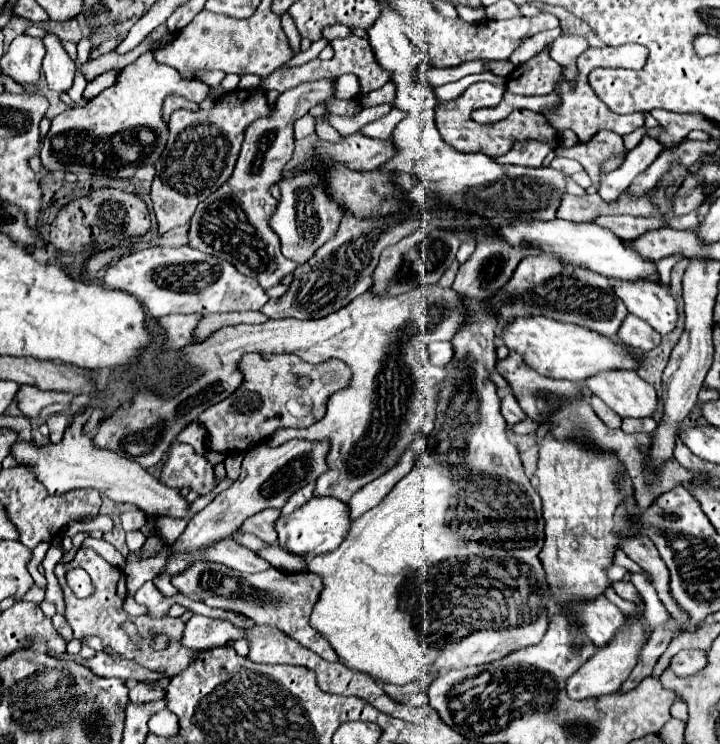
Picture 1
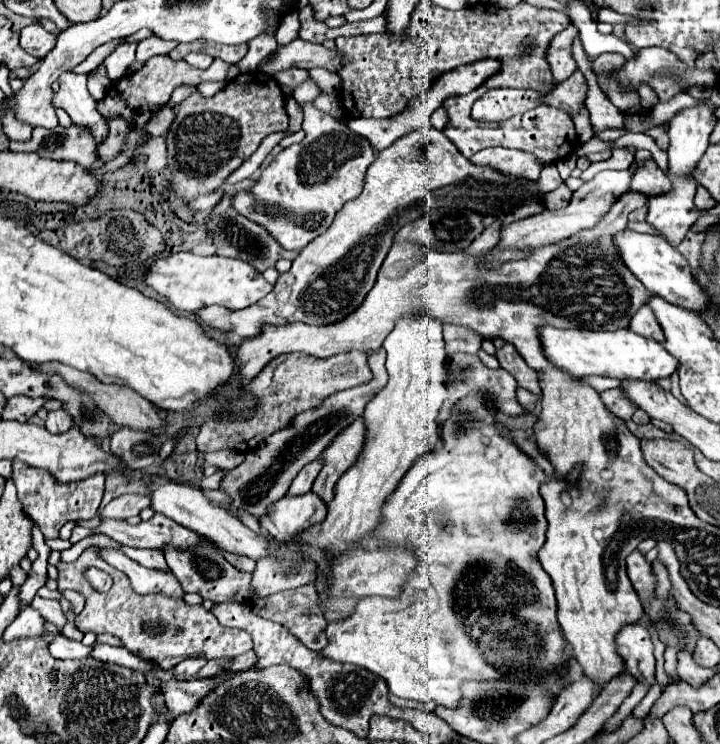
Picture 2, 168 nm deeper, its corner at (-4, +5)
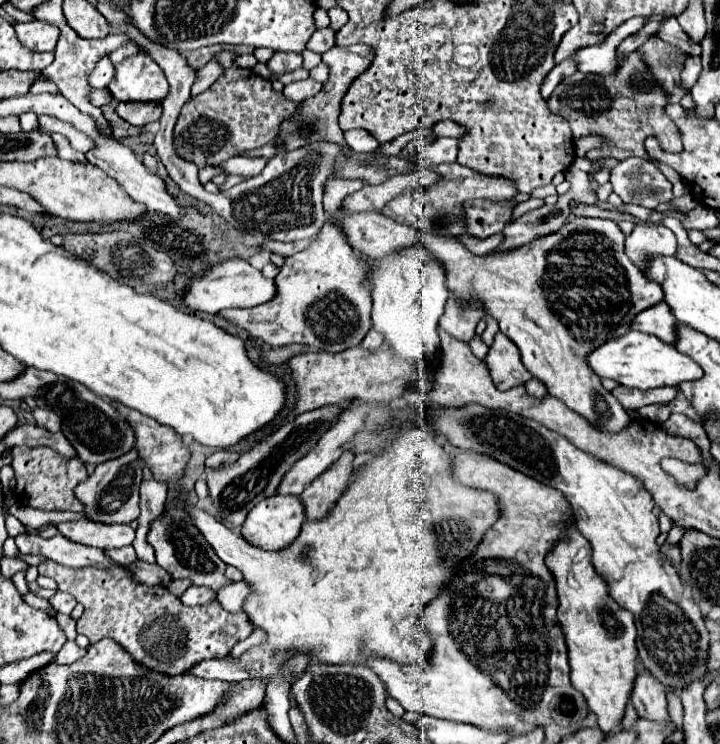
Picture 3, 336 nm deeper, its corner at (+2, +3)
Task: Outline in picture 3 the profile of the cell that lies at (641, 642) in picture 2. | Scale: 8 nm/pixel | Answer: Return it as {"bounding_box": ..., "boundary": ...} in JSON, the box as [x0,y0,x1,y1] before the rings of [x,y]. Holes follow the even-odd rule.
{"bounding_box":[632,669,668,723],"boundary":[[[644,669],[638,673],[636,683],[634,683],[632,705],[640,719],[648,719],[648,721],[656,721],[656,723],[668,721],[666,689]]]}

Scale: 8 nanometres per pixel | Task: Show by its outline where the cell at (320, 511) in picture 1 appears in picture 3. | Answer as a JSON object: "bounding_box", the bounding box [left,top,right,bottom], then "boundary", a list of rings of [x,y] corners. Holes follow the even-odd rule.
{"bounding_box":[242,495,304,551],"boundary":[[[272,495],[264,501],[260,501],[242,523],[242,537],[250,541],[250,545],[256,545],[266,551],[280,551],[294,543],[294,539],[300,535],[302,523],[304,523],[304,507],[302,501],[294,495]]]}

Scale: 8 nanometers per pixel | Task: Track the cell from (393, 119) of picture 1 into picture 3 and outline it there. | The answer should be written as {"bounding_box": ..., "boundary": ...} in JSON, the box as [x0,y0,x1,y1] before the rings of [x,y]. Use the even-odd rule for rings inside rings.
{"bounding_box":[344,129,378,153],"boundary":[[[354,129],[354,131],[346,131],[344,139],[348,143],[348,147],[356,153],[368,153],[372,149],[378,147],[378,141],[374,137],[370,137],[370,133],[362,131],[362,129]]]}

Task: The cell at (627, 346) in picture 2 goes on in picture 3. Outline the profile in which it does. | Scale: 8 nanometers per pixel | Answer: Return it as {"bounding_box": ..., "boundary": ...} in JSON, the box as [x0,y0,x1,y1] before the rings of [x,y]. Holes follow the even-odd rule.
{"bounding_box":[590,331,702,391],"boundary":[[[628,331],[624,337],[606,341],[602,347],[590,353],[590,367],[600,377],[610,377],[620,385],[642,391],[666,385],[678,387],[684,381],[694,381],[702,377],[702,367],[692,361],[692,357],[684,357],[682,353],[678,353],[678,349],[674,349],[674,345],[668,345],[658,337],[642,331]]]}

